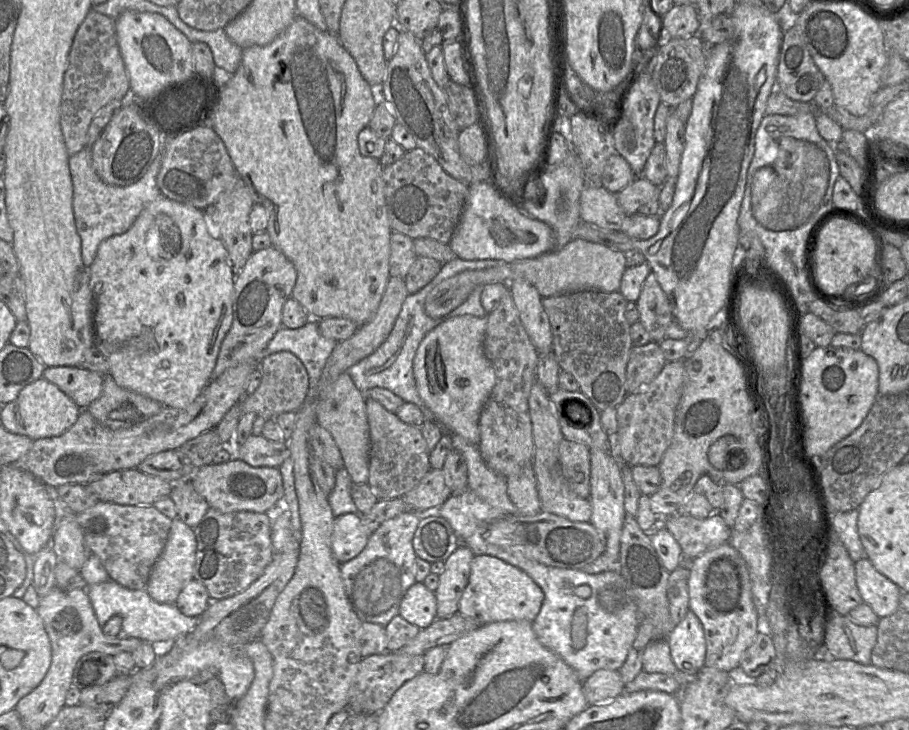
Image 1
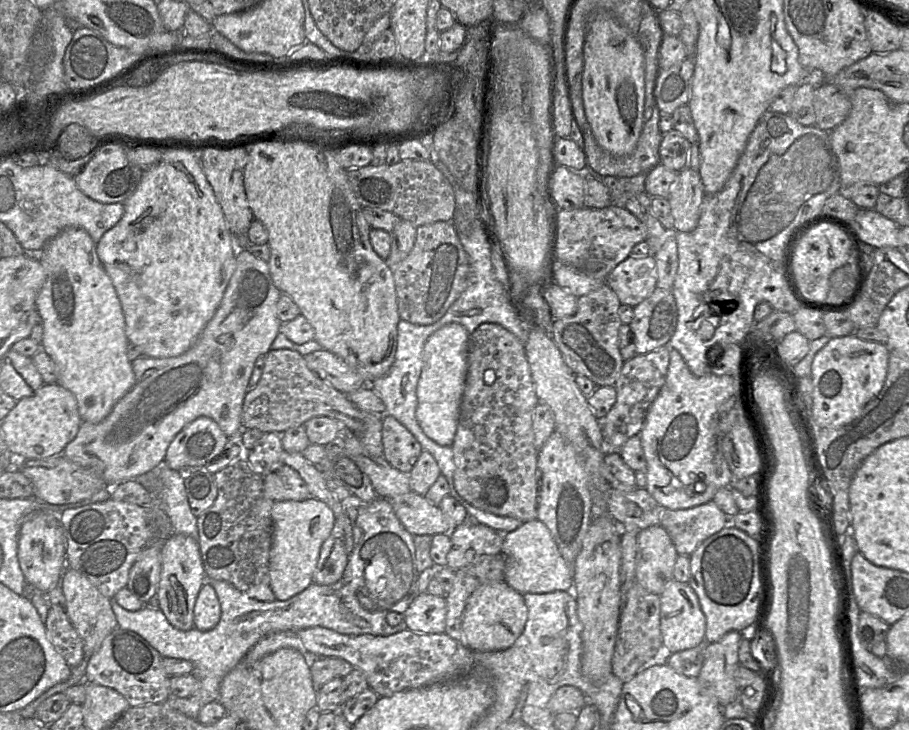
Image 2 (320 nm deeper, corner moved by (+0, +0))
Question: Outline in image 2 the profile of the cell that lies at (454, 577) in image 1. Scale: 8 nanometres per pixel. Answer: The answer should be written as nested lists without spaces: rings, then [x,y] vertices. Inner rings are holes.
[[[473,520],[457,525],[450,537],[452,546],[446,567],[453,571],[476,563],[482,555],[500,554],[504,542],[502,533]]]

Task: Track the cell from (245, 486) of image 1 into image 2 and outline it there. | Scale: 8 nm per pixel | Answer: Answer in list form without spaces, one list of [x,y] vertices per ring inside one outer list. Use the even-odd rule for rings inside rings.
[[[280,463],[263,475],[266,496],[277,501],[302,501],[312,497],[307,484],[289,465]]]

